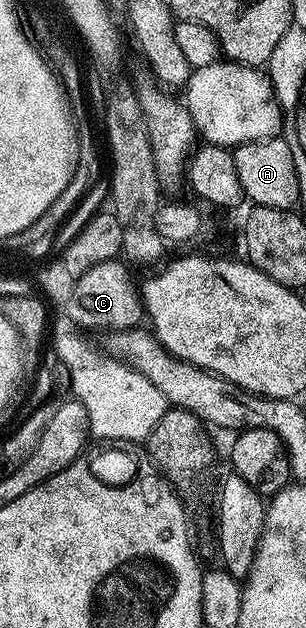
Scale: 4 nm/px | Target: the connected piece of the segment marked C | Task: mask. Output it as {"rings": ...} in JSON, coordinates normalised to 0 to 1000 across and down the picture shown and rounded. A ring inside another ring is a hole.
{"rings":[[[363,411],[333,420],[307,420],[294,433],[281,433],[268,441],[245,444],[232,451],[232,468],[216,479],[222,489],[222,506],[248,519],[278,519],[288,525],[395,525],[415,529],[448,524],[474,505],[471,484],[461,463],[451,460],[451,449],[431,444],[431,436],[402,424],[402,416]]]}

